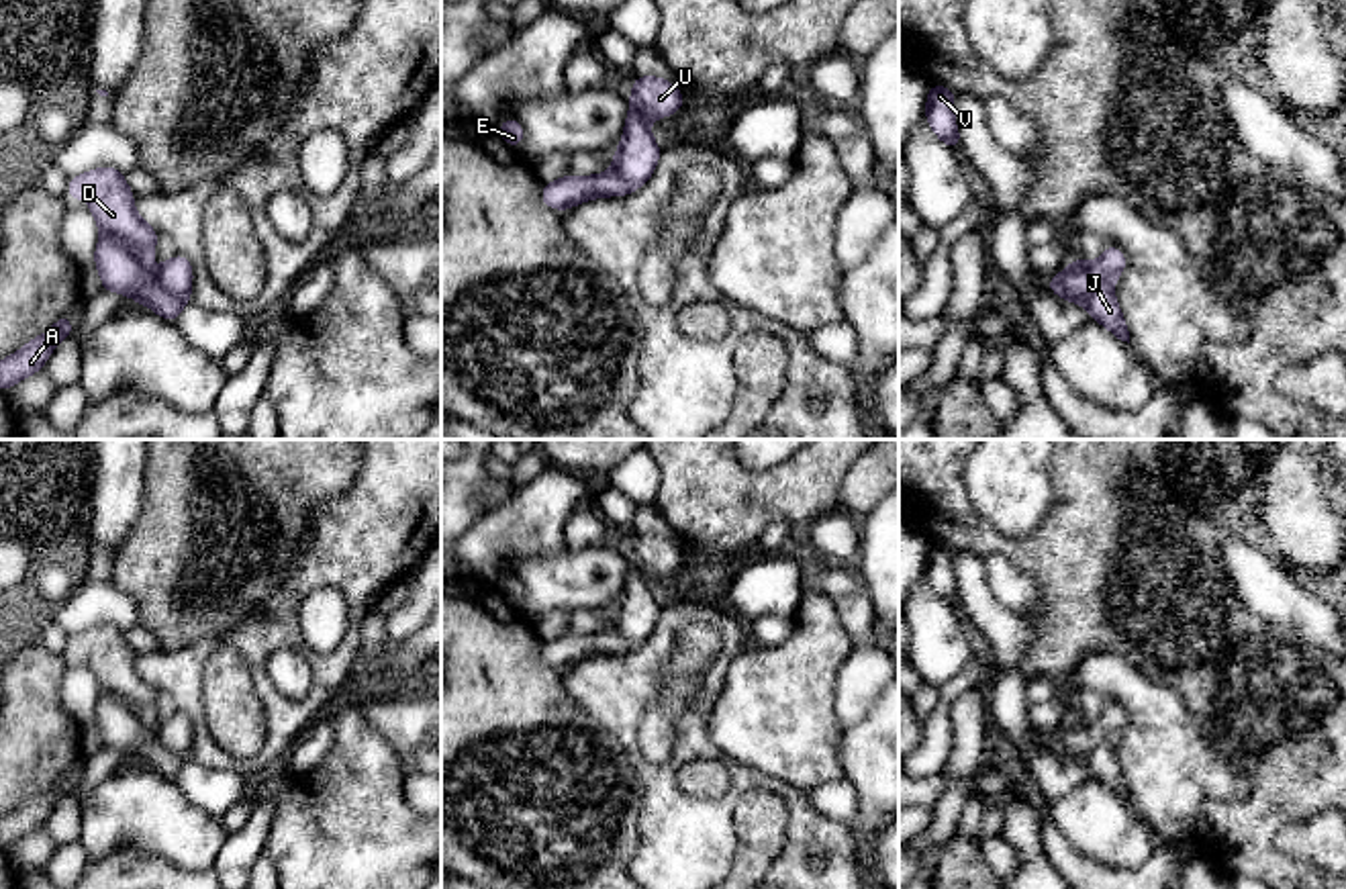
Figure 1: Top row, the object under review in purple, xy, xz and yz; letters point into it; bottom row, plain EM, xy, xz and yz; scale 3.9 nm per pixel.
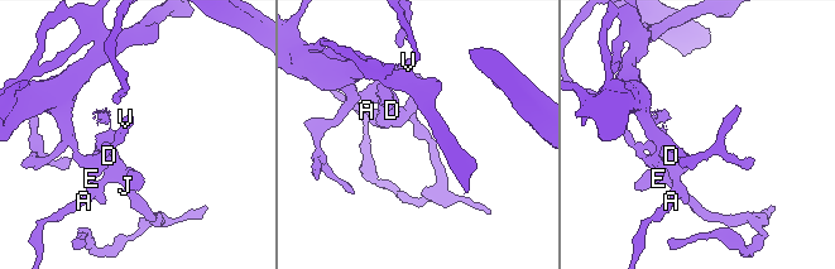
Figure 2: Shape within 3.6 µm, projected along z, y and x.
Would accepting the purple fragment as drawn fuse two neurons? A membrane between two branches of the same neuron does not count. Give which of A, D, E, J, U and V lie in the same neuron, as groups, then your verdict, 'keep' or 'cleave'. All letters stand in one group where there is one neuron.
A J V / D E U | cleave

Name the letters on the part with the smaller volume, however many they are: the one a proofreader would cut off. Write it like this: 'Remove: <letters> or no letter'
Remove: D, E, U

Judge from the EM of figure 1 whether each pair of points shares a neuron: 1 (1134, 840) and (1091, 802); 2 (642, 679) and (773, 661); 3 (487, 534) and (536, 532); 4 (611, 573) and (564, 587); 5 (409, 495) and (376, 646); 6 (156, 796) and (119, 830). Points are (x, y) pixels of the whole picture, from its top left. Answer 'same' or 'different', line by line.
1: same
2: different
3: same
4: same
5: different
6: same

